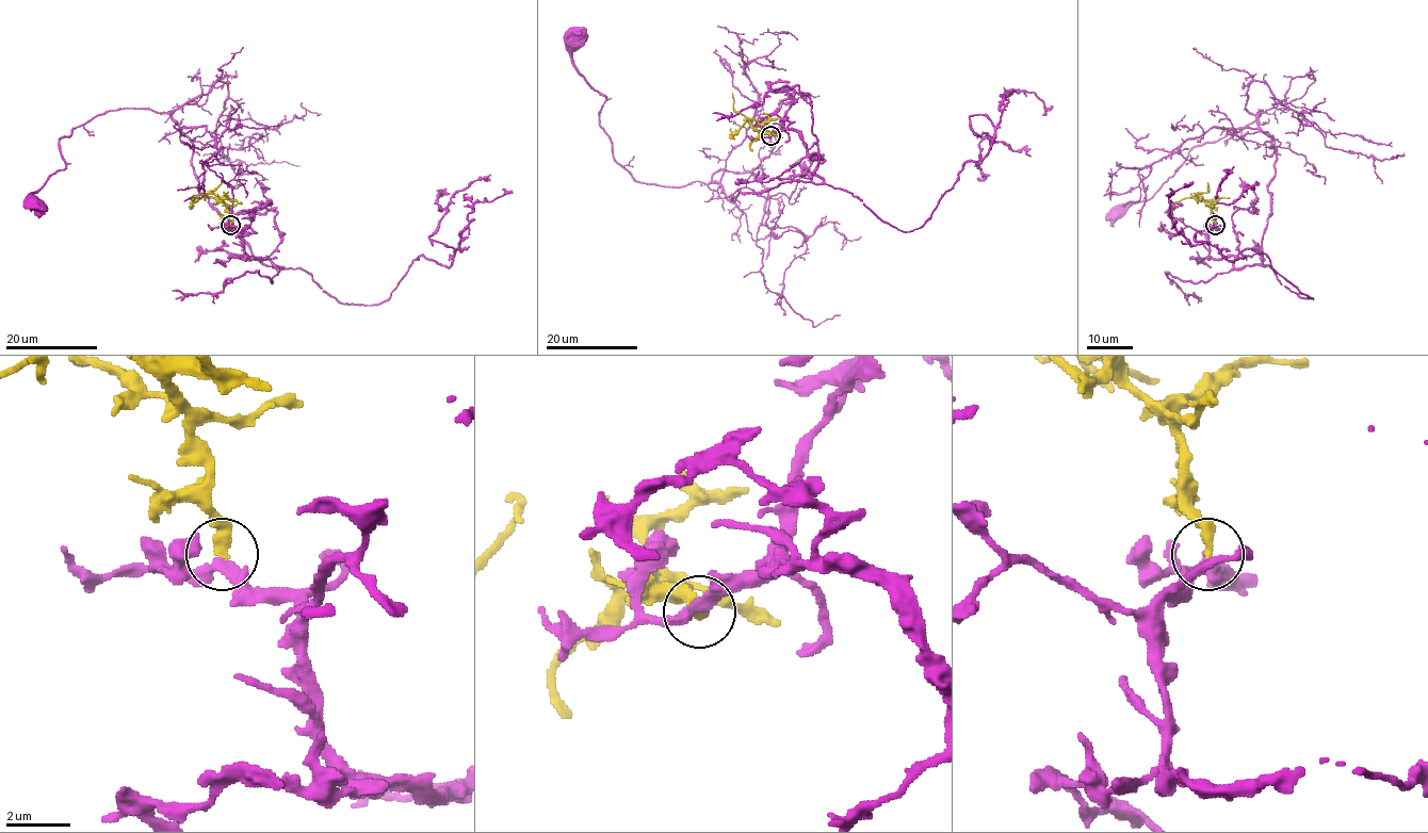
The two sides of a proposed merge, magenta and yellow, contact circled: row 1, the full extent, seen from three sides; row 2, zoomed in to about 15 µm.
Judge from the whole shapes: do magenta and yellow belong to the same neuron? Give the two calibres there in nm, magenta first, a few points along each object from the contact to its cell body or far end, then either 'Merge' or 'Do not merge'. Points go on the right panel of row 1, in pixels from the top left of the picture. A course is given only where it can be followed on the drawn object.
Thickness 320 nm (magenta) against 360 nm. Course of magenta: (1215, 226), (1210, 257), (1262, 266), (1276, 152), (1259, 126), (1262, 110), (1196, 146), (1156, 192), (1118, 211). Course of yellow: (1215, 225), (1212, 209), (1197, 194), (1171, 203). Merge

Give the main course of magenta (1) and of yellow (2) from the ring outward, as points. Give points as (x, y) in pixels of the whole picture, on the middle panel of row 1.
1: (771, 136), (793, 129), (821, 182), (732, 199), (717, 183), (638, 182), (571, 39)
2: (771, 136), (758, 121), (734, 110), (732, 93)

